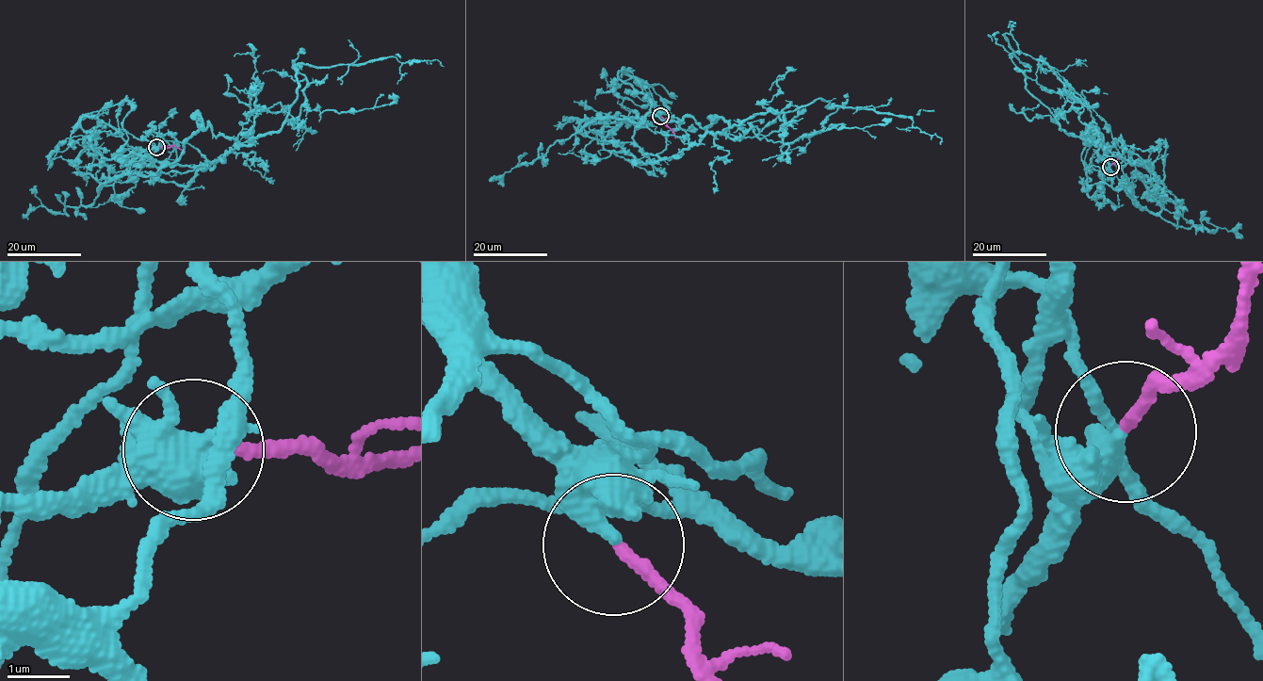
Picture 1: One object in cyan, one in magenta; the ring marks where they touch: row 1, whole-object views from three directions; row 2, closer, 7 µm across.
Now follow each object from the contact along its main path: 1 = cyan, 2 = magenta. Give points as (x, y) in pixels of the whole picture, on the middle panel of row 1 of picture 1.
1: (660, 116), (654, 104), (641, 126), (700, 143), (753, 114), (818, 98), (827, 107), (907, 116), (941, 144)
2: (660, 116), (675, 138)

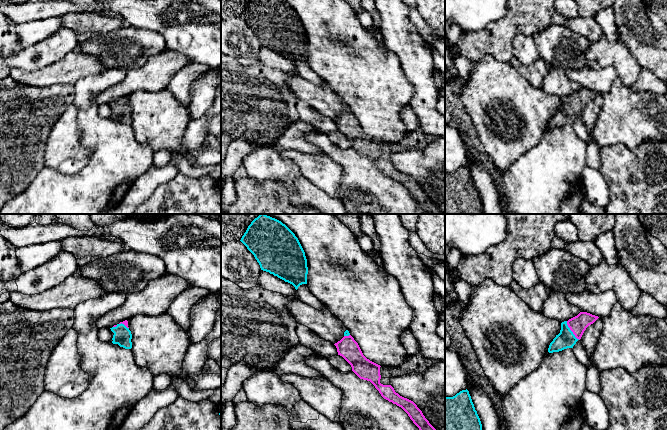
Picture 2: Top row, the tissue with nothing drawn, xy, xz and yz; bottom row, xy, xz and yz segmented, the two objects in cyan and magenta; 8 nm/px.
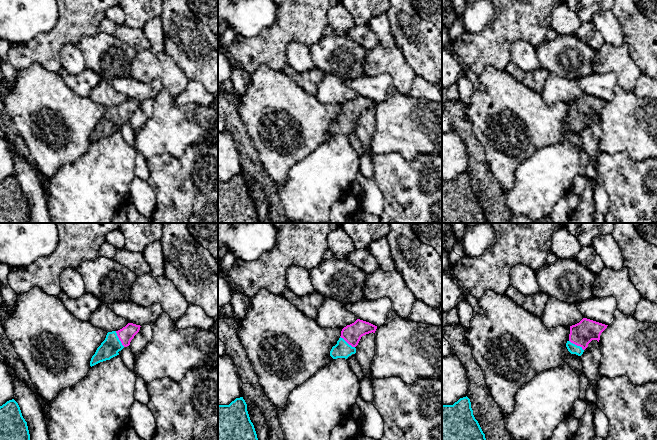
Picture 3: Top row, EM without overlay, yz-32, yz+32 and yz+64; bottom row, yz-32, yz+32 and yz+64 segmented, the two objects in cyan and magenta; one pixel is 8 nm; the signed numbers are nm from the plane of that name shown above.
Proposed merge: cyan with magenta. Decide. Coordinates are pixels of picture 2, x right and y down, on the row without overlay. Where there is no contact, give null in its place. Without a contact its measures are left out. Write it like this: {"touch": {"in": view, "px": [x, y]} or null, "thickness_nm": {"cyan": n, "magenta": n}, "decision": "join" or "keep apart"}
{"touch": {"in": "yz", "px": [571, 107]}, "thickness_nm": {"cyan": 150, "magenta": 140}, "decision": "join"}

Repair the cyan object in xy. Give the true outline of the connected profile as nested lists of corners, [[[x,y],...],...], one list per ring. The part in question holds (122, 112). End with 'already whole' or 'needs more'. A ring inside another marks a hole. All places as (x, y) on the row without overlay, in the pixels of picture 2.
[[[127,96],[120,98],[117,101],[114,101],[110,105],[114,109],[112,114],[113,120],[118,120],[120,123],[123,123],[125,125],[132,124],[132,118],[131,118],[132,110],[131,107],[129,106]]]; needs more

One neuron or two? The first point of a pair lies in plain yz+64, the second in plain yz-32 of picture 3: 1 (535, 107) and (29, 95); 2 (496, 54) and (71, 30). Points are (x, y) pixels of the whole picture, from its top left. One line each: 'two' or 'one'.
1: one
2: one

